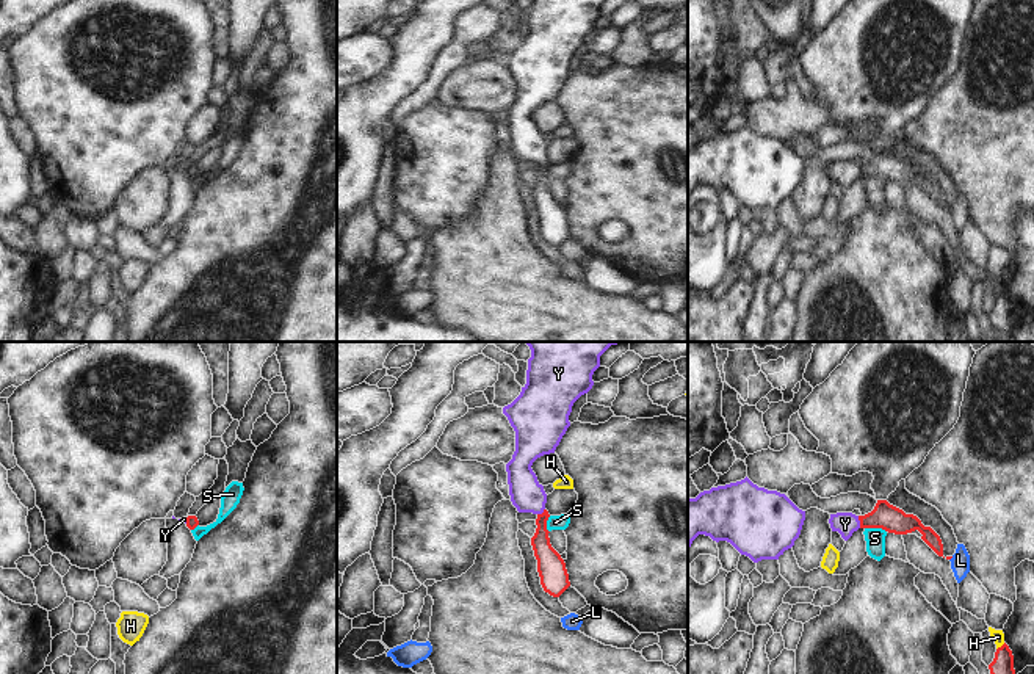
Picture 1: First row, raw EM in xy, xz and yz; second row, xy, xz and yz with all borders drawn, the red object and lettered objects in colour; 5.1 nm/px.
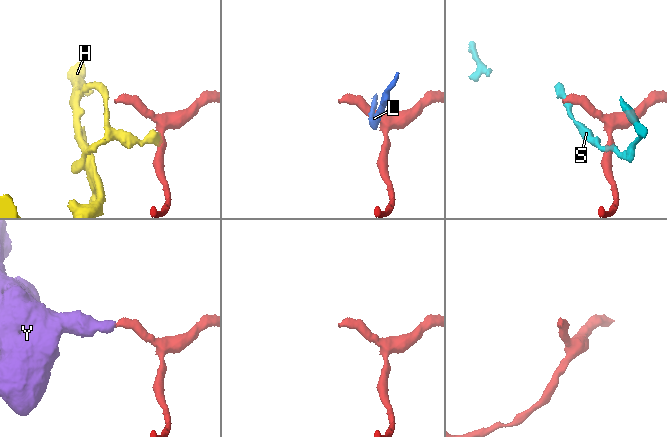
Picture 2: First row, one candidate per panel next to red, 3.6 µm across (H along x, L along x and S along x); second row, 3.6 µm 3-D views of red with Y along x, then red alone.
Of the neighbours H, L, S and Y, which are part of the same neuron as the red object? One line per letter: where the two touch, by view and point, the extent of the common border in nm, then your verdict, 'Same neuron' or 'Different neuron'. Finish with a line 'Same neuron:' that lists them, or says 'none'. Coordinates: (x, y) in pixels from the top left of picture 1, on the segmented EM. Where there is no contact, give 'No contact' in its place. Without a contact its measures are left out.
H: Touches red at yz (1001, 646). Shared border 60 nm. Different neuron
L: No contact. Different neuron
S: Touches red at yz (876, 527). Shared border 110 nm. Different neuron
Y: Touches red at yz (860, 522). Shared border 70 nm. Same neuron
Same neuron: Y

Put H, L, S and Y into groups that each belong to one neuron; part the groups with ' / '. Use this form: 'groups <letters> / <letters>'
groups H L / S / Y

